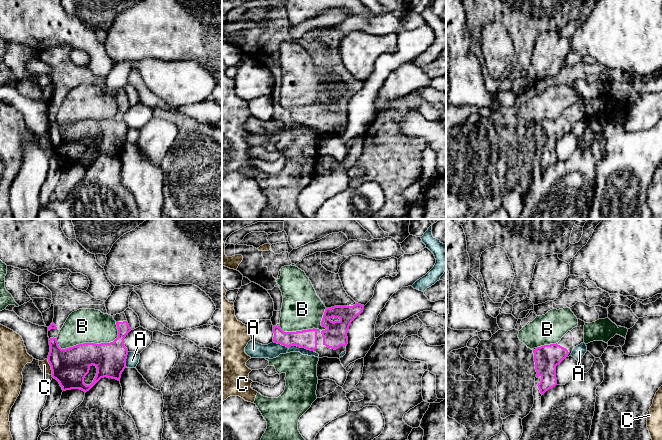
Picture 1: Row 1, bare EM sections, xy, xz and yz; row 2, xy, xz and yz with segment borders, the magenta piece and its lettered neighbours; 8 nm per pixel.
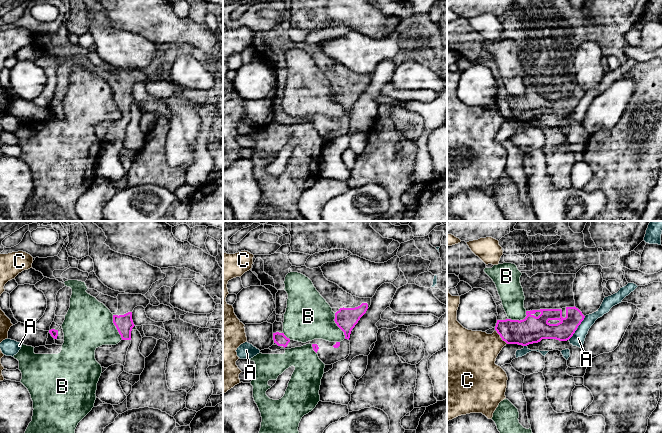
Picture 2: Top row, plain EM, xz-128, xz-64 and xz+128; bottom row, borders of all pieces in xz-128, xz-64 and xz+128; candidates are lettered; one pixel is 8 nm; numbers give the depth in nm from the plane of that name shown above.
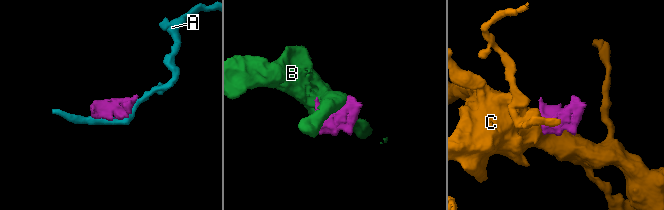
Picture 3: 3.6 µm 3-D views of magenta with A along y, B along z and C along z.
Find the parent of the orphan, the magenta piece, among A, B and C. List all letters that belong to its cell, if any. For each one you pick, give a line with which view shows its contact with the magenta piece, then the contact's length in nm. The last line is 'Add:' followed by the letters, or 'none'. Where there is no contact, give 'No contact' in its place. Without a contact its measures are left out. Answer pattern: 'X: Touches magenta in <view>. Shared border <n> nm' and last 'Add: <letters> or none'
Add: none

